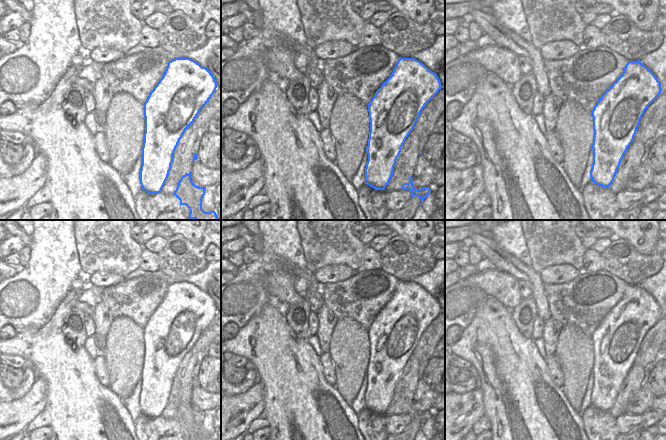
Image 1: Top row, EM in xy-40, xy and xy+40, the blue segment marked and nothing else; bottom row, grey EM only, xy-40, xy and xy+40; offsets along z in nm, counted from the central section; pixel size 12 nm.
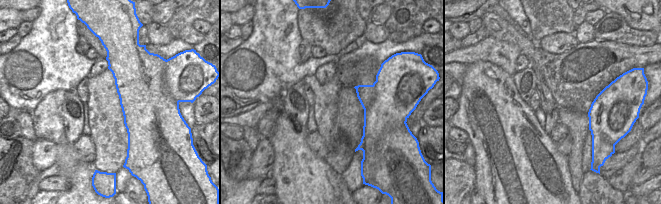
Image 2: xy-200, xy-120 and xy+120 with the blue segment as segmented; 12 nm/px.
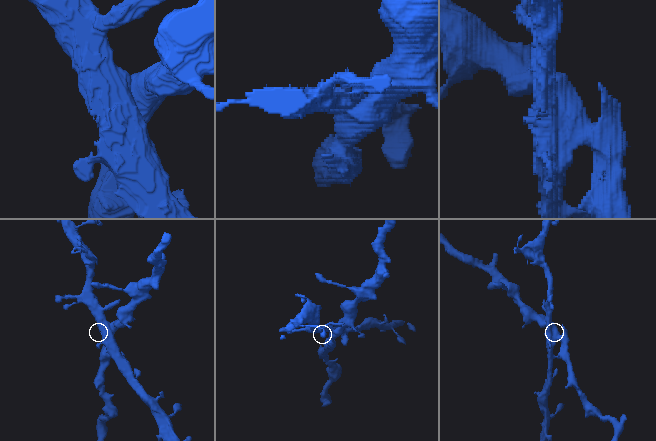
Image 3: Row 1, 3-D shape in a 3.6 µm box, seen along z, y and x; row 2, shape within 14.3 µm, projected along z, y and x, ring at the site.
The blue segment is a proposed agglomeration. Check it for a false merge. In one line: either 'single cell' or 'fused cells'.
fused cells

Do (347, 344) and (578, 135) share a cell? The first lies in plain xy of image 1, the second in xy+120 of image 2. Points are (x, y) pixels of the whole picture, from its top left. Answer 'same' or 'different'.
same

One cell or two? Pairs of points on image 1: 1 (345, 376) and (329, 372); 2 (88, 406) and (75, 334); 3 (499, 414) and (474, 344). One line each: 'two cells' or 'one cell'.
1: two cells
2: two cells
3: one cell

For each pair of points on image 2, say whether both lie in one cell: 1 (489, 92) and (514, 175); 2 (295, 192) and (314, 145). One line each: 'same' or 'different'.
1: same
2: different

